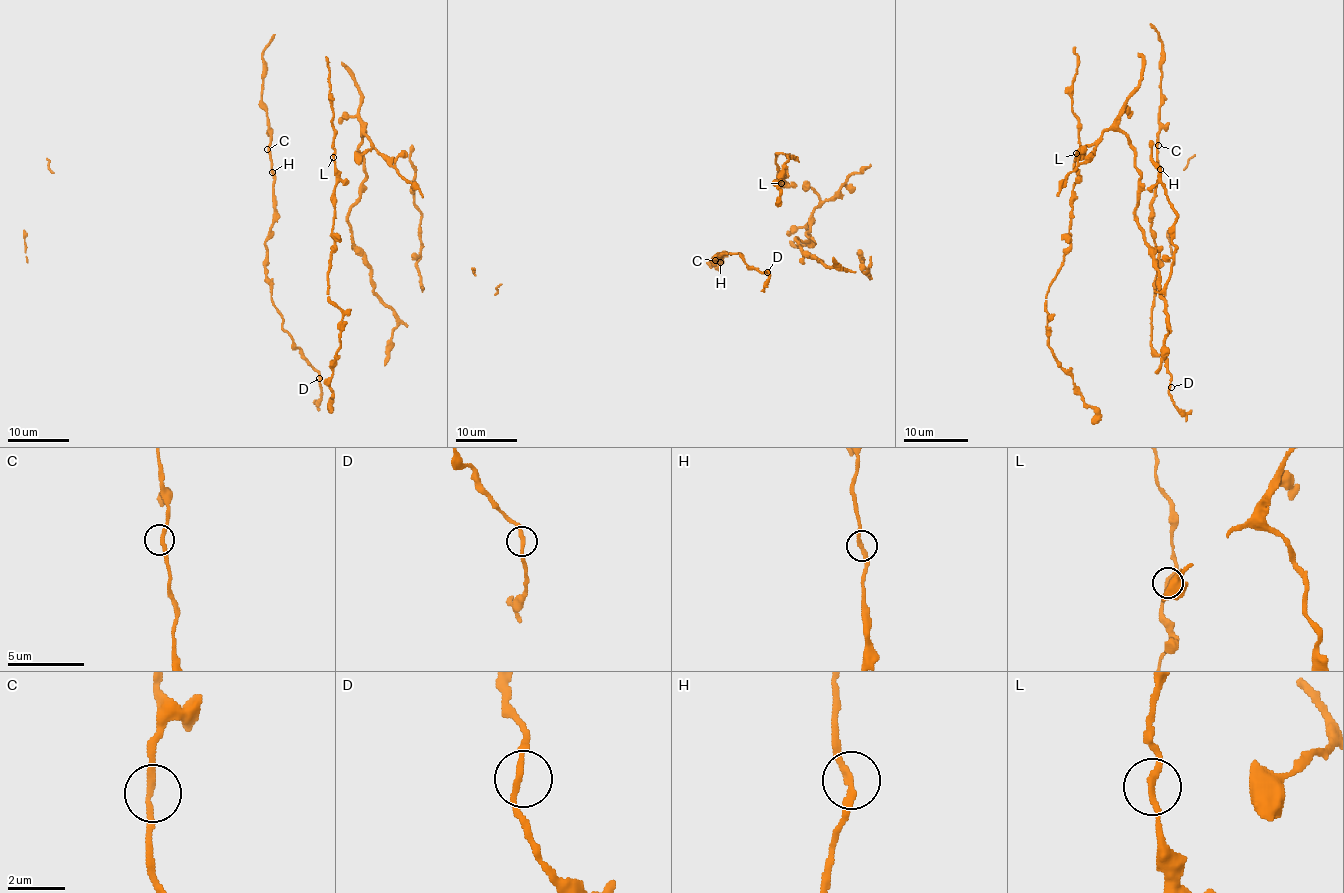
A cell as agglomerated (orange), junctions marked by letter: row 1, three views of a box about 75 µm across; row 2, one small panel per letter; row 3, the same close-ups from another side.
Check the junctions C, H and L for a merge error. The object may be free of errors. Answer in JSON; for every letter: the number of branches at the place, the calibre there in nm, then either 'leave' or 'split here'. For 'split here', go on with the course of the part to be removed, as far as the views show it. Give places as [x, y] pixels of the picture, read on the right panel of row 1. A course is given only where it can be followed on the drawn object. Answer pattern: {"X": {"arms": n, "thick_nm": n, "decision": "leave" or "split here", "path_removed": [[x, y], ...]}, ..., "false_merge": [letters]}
{"C": {"arms": 2, "thick_nm": 240, "decision": "leave"}, "H": {"arms": 2, "thick_nm": 240, "decision": "leave"}, "L": {"arms": 2, "thick_nm": 240, "decision": "leave"}, "false_merge": []}

